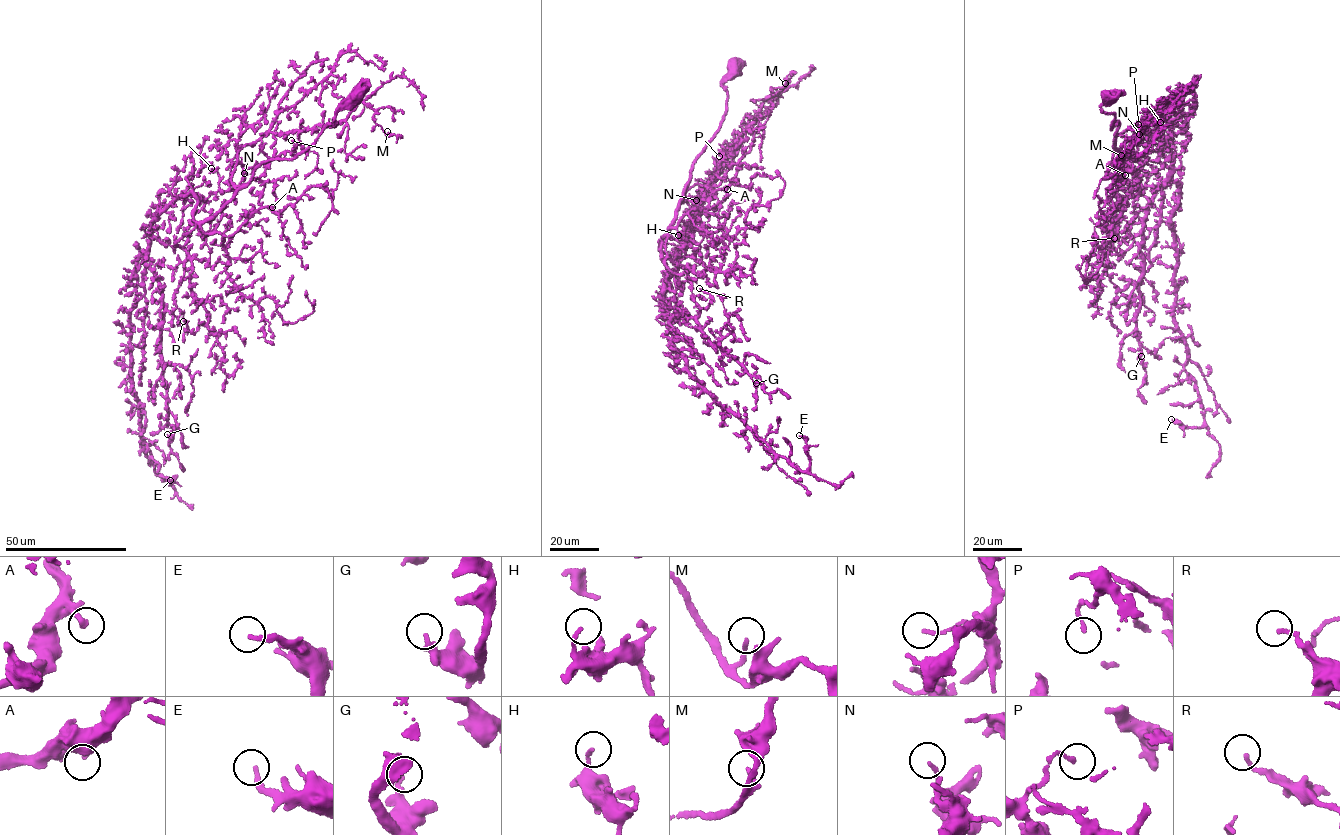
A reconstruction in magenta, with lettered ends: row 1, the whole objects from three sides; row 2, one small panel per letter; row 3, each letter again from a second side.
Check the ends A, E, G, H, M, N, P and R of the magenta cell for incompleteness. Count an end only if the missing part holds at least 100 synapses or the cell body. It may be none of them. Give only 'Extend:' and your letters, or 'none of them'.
Extend: none of them

